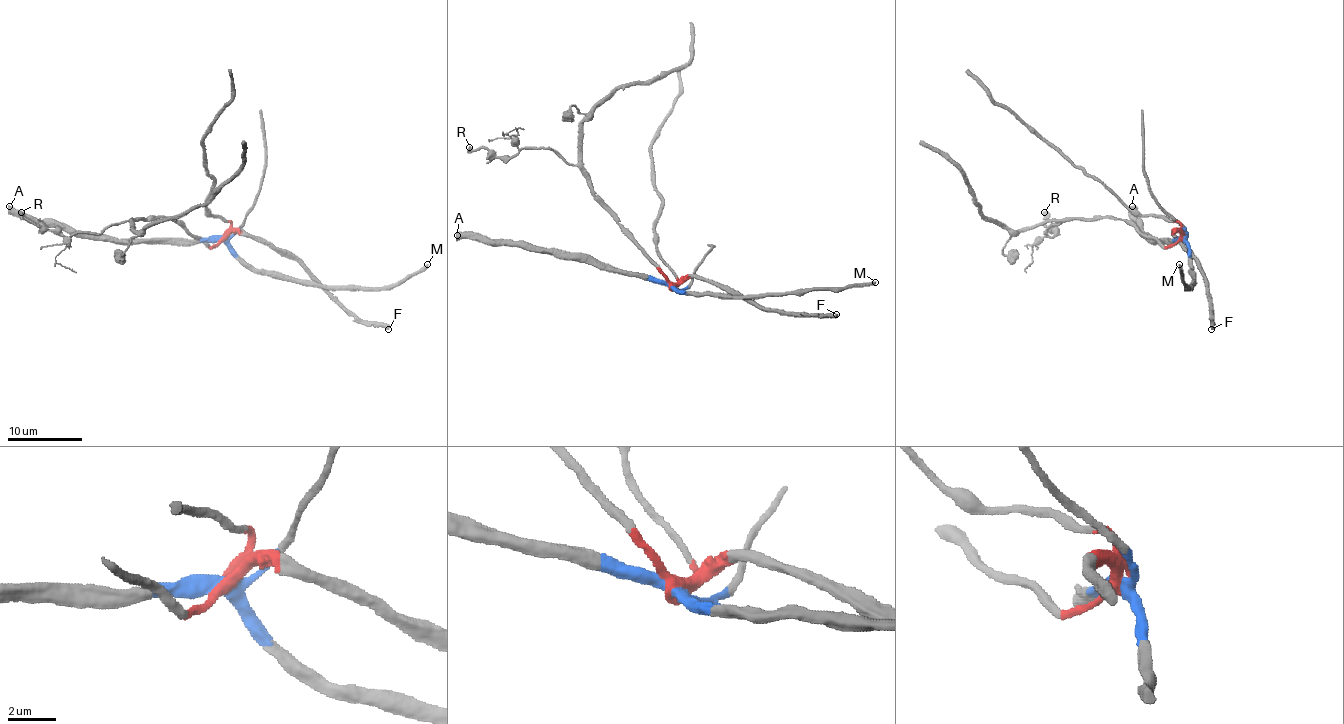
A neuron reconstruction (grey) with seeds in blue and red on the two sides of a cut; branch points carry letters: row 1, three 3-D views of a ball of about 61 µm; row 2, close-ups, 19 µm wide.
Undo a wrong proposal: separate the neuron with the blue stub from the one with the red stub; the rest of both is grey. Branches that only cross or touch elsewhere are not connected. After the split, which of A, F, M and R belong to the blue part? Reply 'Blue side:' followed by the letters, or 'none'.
Blue side: A, M

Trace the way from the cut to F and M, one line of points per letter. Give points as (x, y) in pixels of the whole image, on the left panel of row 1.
F: (222, 239), (237, 232), (258, 236), (286, 249), (359, 318), (381, 322), (389, 329)
M: (222, 239), (256, 269), (327, 286), (392, 288), (417, 275), (428, 264)

